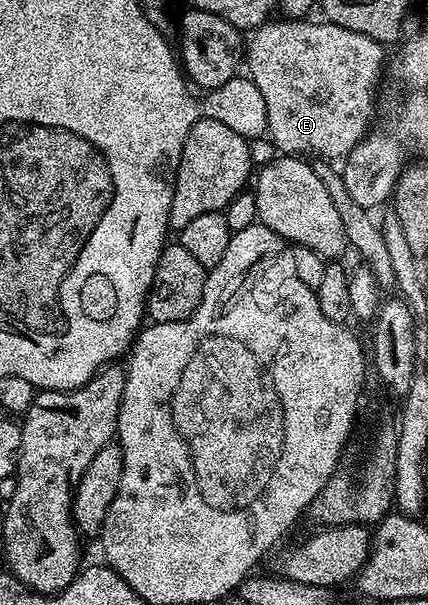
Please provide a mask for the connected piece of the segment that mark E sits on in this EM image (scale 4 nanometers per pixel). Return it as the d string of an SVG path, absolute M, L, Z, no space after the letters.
M280 19L281 21L268 21L259 28L256 28L250 34L245 47L245 67L247 75L253 80L265 100L268 115L268 136L274 142L276 150L283 155L299 157L302 155L310 155L323 159L339 159L346 158L346 155L364 138L368 131L372 130L373 122L371 118L375 115L375 90L379 87L379 74L383 71L383 51L384 44L378 43L373 37L365 37L359 32L339 27L336 24L328 21L320 21L321 23L313 22L313 19L306 20L288 20Z

